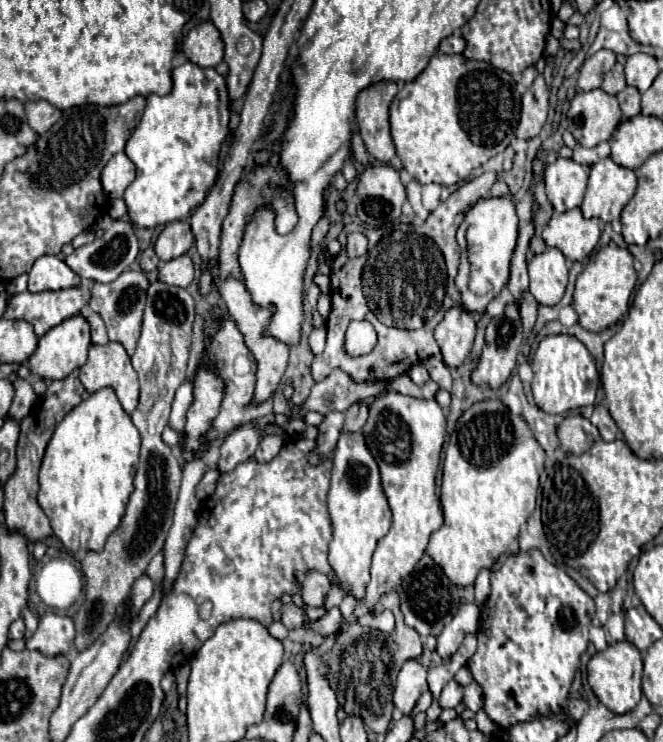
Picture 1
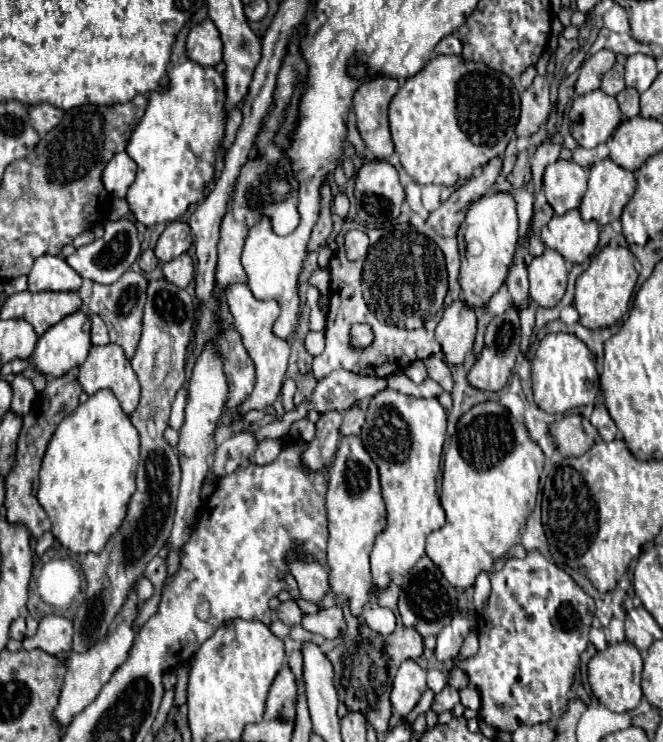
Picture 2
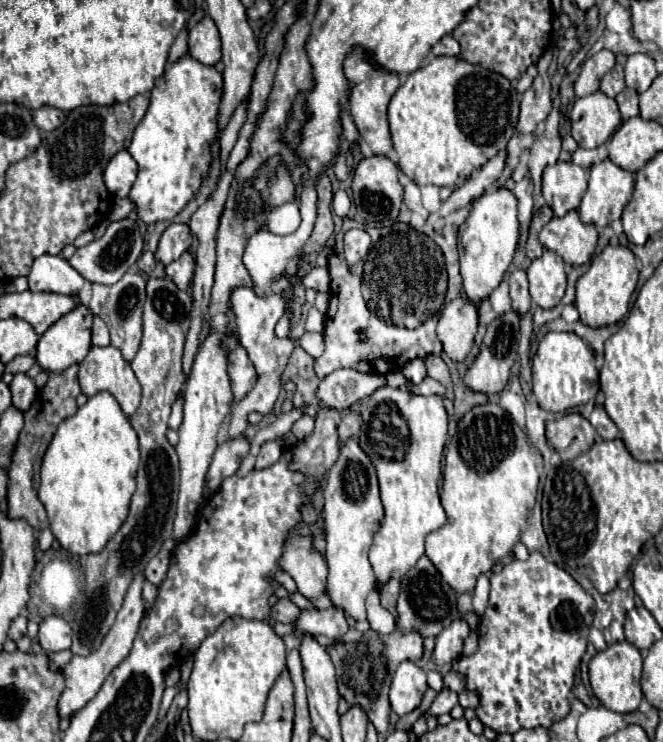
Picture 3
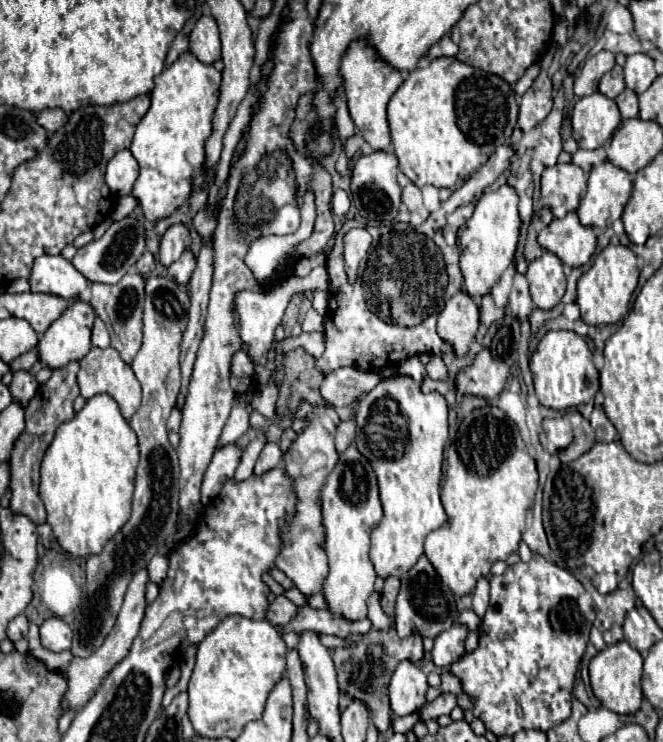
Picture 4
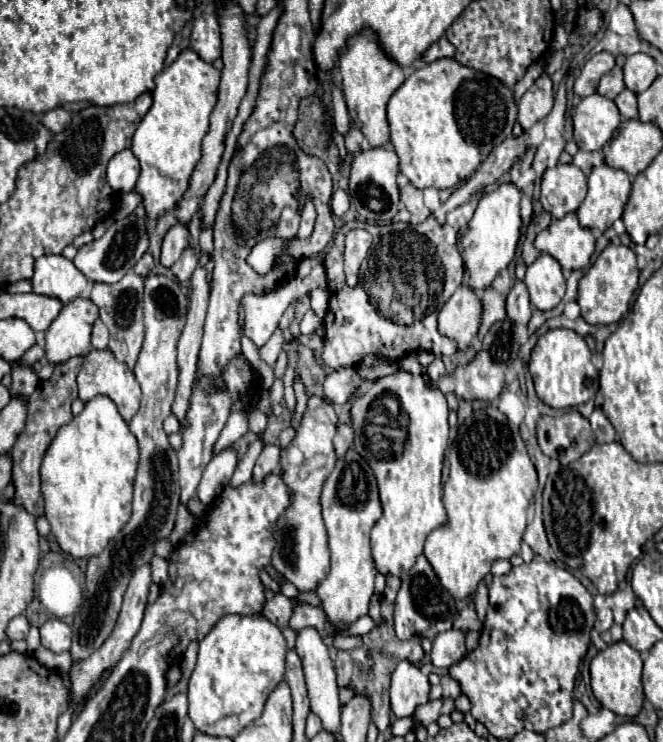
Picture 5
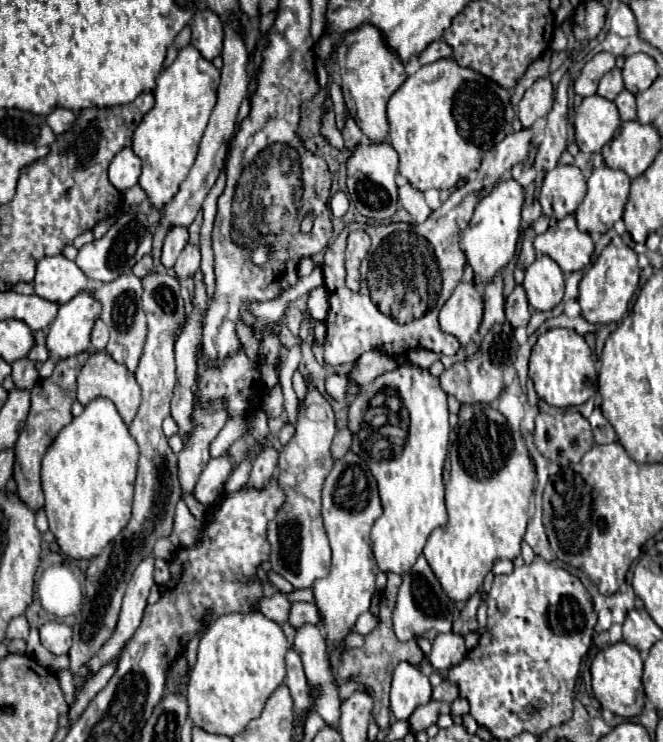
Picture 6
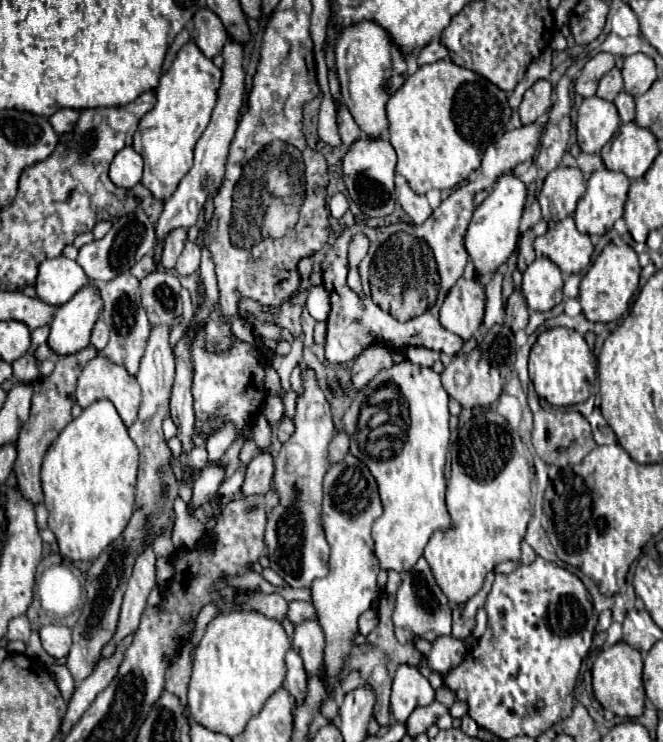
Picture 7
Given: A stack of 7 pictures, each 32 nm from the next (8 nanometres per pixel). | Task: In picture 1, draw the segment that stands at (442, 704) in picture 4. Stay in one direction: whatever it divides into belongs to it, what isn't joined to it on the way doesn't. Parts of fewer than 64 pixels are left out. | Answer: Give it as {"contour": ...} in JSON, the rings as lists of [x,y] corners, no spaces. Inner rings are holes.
{"contour":[[[448,682],[440,694],[442,708],[456,708],[462,702],[462,686],[458,682]]]}

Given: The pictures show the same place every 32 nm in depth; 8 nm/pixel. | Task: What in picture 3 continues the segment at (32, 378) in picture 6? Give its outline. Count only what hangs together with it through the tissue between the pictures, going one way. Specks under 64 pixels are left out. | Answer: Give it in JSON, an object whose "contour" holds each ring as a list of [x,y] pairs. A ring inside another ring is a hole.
{"contour":[[[16,374],[14,380],[10,382],[10,390],[12,390],[12,406],[20,412],[26,412],[32,400],[38,396],[32,378],[28,378],[26,374]]]}

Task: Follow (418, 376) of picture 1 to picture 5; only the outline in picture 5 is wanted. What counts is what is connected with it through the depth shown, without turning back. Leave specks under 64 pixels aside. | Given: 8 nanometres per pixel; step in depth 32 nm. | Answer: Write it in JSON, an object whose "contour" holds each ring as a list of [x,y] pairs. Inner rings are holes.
{"contour":[[[412,355],[406,356],[401,360],[399,363],[399,370],[408,371],[414,375],[426,372],[425,368],[422,367]]]}

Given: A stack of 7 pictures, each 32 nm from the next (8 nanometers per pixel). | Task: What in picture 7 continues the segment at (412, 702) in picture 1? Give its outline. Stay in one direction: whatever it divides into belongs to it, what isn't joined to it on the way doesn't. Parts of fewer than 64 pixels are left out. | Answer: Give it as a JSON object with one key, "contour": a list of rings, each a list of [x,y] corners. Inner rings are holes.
{"contour":[[[400,664],[392,684],[390,710],[398,722],[406,722],[408,716],[418,706],[428,706],[434,702],[434,688],[428,678],[424,678],[416,666]]]}

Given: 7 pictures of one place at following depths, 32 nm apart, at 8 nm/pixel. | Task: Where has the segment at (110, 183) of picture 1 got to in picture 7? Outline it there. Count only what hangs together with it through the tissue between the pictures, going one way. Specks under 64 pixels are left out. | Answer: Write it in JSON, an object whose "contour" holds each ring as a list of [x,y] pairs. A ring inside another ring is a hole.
{"contour":[[[126,146],[114,156],[110,164],[110,180],[118,188],[132,188],[140,182],[142,164],[142,156],[136,154],[130,146]]]}

